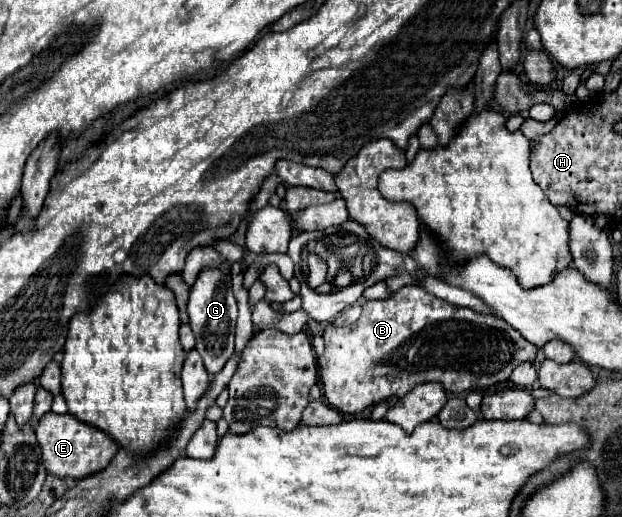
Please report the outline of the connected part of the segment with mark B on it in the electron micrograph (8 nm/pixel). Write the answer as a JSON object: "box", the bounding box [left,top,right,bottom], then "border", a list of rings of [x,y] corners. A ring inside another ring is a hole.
{"box":[318,285,538,413],"border":[[[416,285],[400,287],[388,299],[366,301],[360,319],[348,327],[330,325],[324,331],[326,349],[318,359],[318,373],[324,387],[324,399],[330,407],[342,413],[362,413],[366,407],[384,399],[400,399],[420,383],[436,381],[450,393],[462,393],[472,389],[486,389],[510,379],[514,367],[520,363],[534,363],[538,347],[526,341],[512,325],[496,315],[484,315],[464,309],[464,319],[456,317],[458,307],[442,301]]]}

